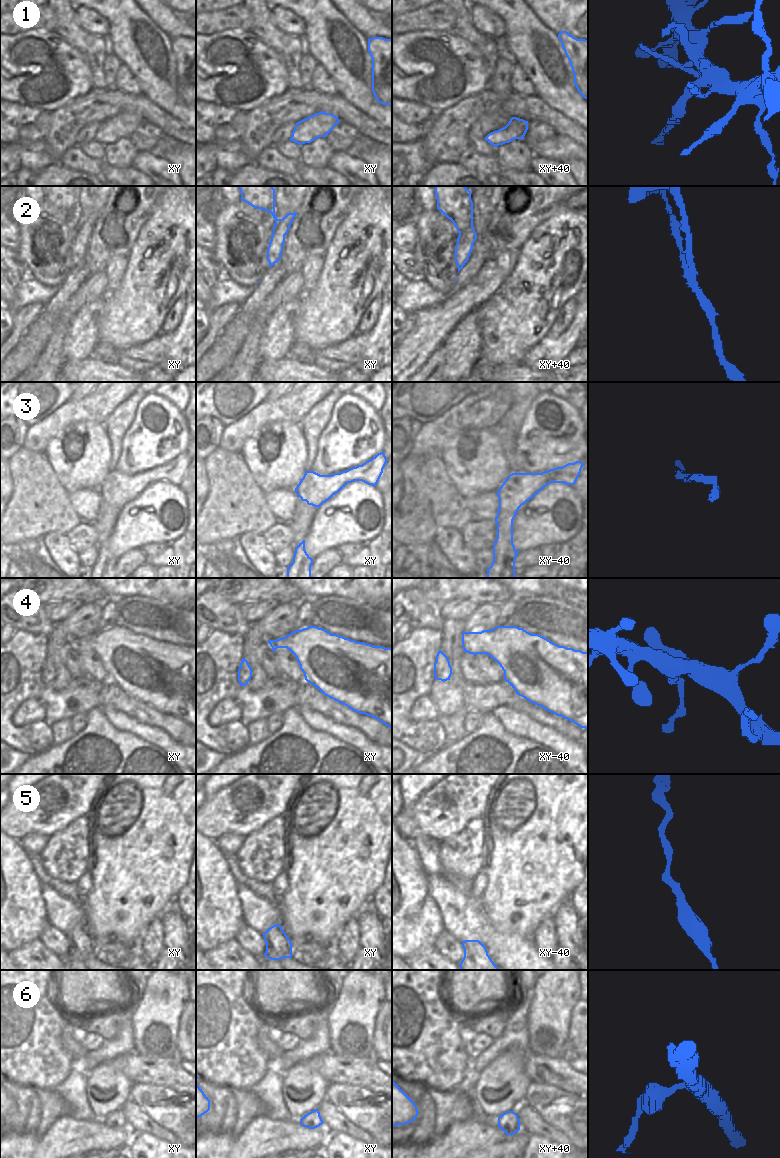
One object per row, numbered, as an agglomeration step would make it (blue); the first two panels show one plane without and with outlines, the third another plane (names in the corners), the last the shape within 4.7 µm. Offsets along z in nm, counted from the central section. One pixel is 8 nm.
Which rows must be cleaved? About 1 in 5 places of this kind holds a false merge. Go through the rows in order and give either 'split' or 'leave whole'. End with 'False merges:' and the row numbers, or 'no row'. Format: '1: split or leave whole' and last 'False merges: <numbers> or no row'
1: leave whole
2: split
3: leave whole
4: leave whole
5: leave whole
6: leave whole
False merges: 2

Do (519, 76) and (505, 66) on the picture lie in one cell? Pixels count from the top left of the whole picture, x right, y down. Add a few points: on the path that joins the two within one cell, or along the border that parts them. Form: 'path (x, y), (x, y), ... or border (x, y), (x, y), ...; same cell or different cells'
border (514, 63), (510, 76), (511, 90); different cells

